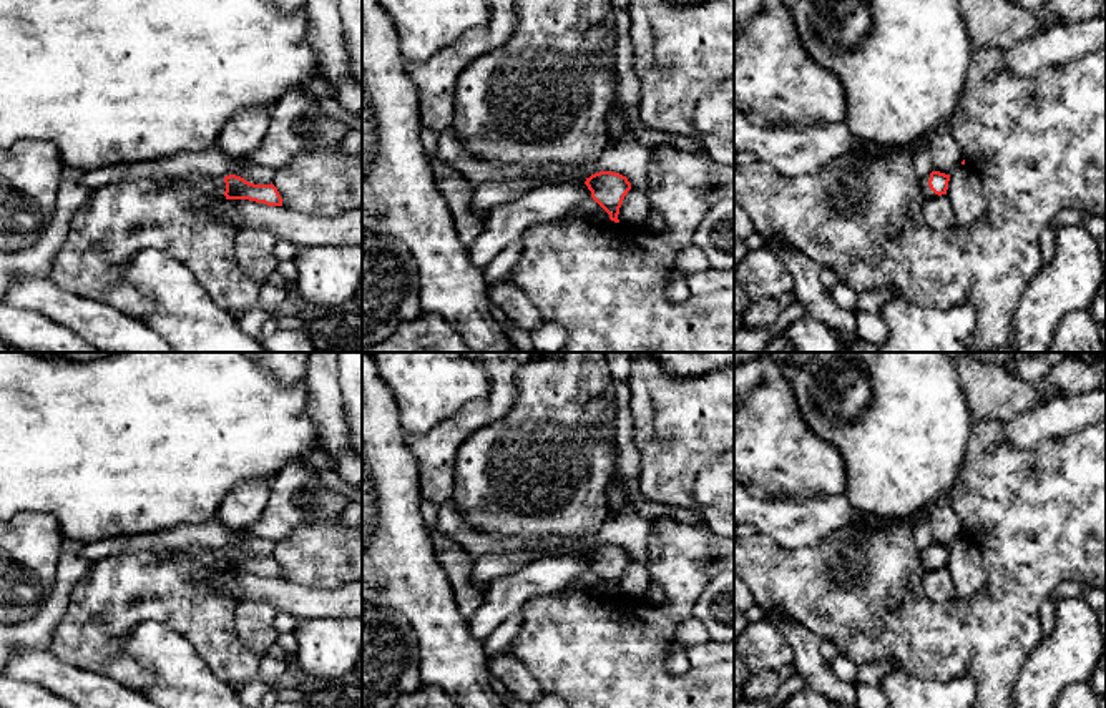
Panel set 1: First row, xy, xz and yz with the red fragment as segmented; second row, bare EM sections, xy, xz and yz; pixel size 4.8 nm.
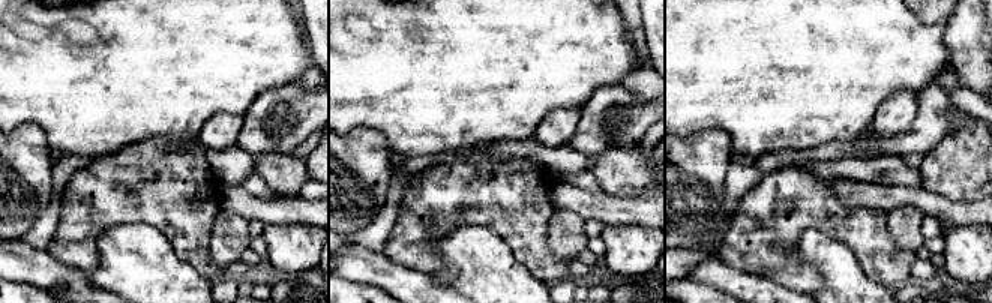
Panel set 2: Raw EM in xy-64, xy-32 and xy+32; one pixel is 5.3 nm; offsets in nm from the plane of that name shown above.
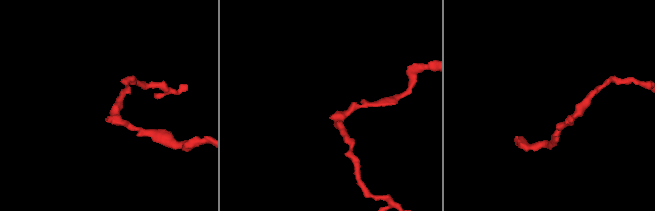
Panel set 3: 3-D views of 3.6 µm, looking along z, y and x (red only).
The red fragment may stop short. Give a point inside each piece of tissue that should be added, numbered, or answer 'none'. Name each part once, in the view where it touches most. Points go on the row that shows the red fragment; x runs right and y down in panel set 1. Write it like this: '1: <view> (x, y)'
1: xy (213, 185)

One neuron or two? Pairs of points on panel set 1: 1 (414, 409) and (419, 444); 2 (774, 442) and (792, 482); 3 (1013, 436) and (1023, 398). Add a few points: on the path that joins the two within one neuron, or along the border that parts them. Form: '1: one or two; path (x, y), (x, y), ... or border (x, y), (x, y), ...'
1: two; border (450, 416), (424, 434), (409, 436)
2: one; path (774, 452), (792, 472)
3: two; border (1053, 398), (1005, 422)

